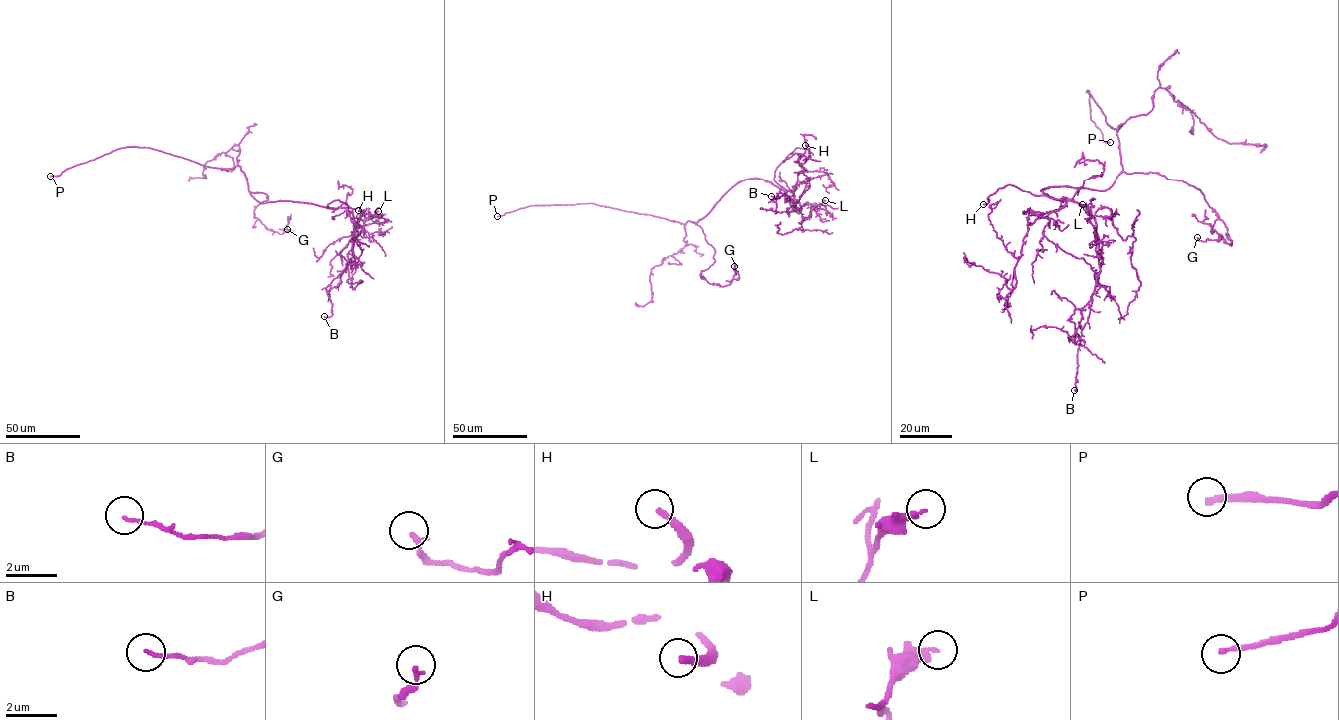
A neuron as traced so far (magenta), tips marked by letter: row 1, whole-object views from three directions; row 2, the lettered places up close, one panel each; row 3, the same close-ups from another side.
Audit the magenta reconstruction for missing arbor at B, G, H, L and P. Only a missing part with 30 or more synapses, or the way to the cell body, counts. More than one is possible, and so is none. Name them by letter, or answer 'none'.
H, P

